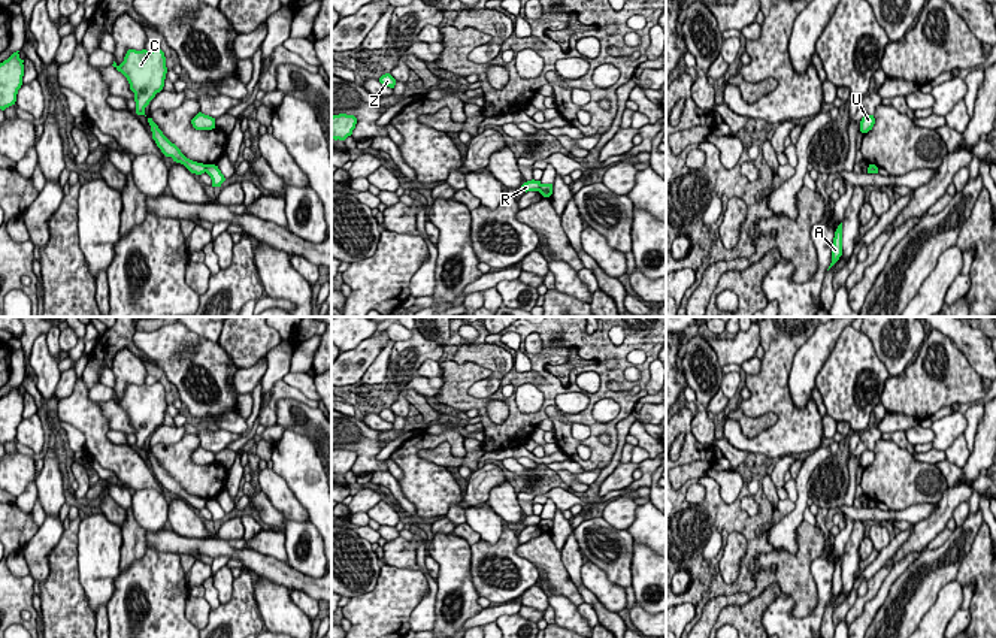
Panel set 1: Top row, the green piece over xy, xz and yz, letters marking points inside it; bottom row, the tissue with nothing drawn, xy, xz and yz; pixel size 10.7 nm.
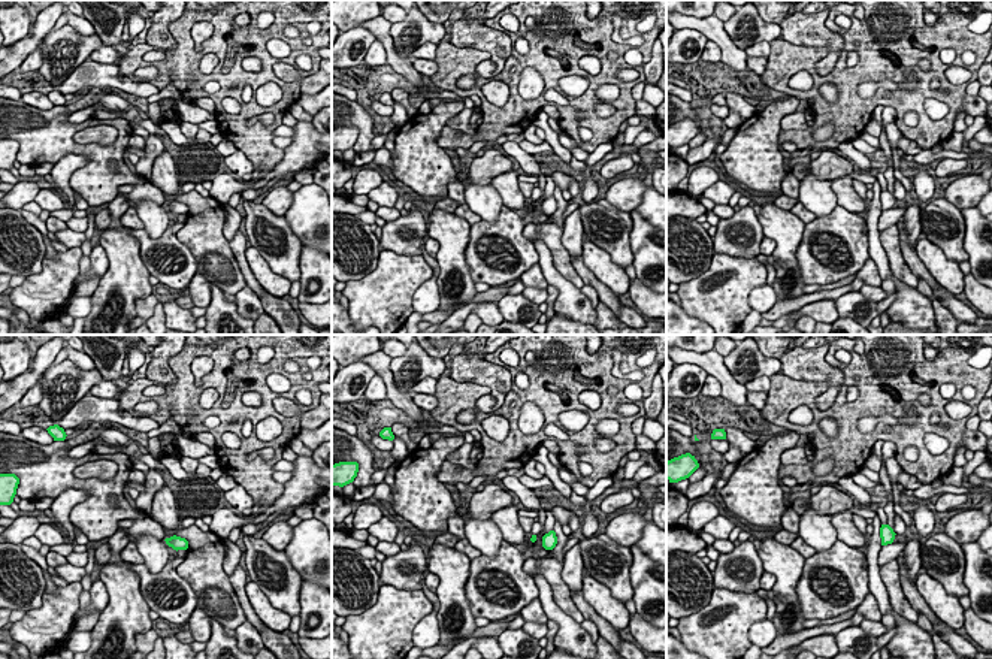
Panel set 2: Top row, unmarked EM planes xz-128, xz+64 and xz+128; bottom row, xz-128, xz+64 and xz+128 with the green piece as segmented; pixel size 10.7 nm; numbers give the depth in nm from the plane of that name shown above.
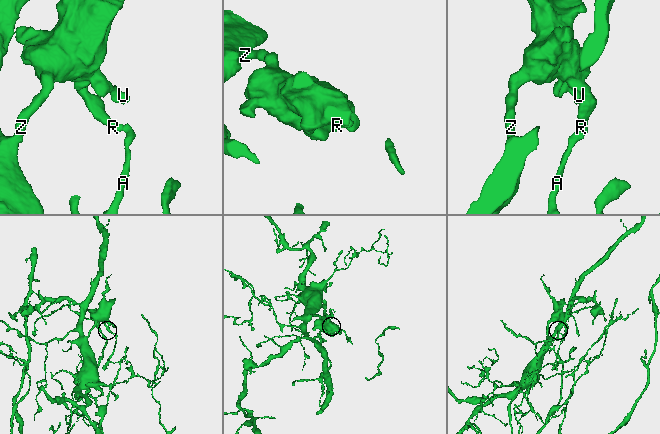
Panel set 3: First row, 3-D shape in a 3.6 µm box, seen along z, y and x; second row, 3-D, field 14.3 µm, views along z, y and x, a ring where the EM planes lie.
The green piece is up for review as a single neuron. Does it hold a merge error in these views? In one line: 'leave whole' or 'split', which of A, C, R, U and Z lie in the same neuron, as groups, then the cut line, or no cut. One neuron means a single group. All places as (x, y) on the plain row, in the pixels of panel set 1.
split; A / C R U Z; cut in xy along (205, 499), (206, 505)

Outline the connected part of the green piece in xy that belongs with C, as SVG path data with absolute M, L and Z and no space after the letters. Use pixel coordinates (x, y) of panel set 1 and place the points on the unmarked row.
M160 383L128 384L124 396L119 400L113 396L112 400L127 412L134 427L136 448L145 450L145 442L164 421L167 408L164 387Z

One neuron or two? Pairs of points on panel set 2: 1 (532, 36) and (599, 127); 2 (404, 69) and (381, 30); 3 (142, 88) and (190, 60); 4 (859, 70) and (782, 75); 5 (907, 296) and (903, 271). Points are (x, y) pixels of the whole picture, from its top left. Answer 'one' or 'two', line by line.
1: one
2: one
3: two
4: one
5: two

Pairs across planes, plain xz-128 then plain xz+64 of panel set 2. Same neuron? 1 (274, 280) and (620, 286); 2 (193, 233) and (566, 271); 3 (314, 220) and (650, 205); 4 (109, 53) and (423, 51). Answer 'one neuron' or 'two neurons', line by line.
1: one neuron
2: one neuron
3: one neuron
4: one neuron

